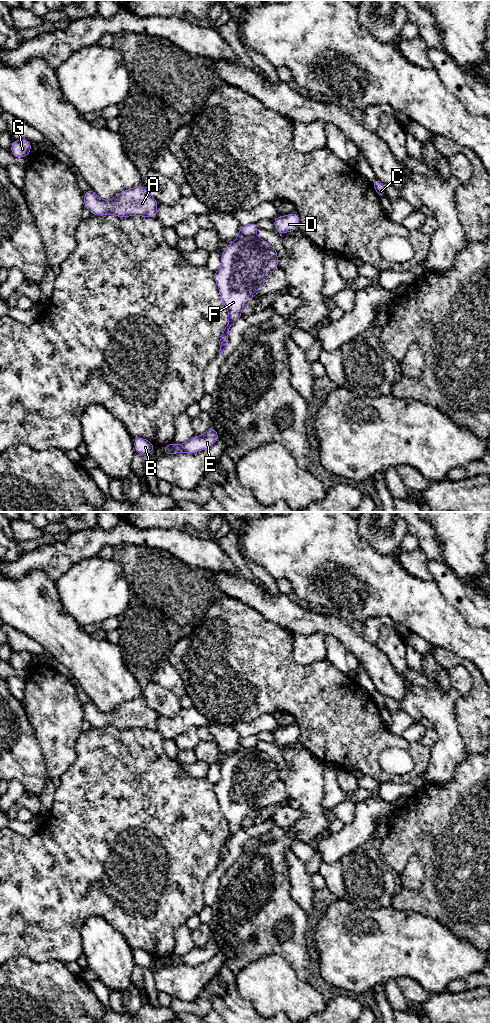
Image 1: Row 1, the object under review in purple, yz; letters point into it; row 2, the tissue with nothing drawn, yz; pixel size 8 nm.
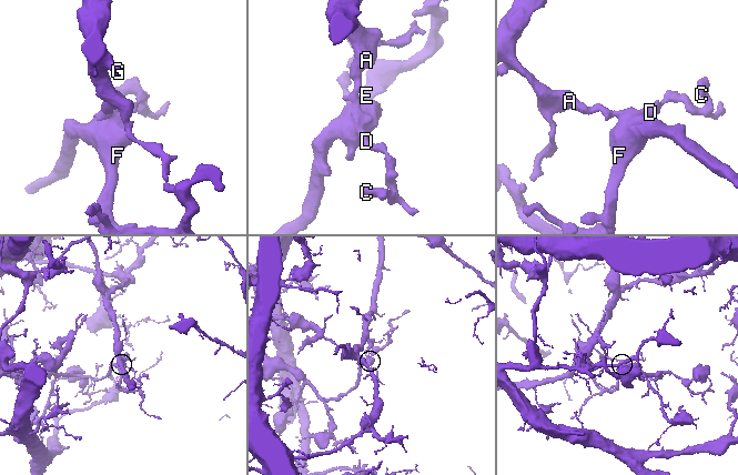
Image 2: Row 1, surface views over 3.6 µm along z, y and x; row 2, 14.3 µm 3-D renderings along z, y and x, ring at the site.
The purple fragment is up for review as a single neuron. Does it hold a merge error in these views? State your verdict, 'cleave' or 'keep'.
cleave

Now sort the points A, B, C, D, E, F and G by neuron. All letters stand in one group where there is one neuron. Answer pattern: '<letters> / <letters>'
A C D G / B E F

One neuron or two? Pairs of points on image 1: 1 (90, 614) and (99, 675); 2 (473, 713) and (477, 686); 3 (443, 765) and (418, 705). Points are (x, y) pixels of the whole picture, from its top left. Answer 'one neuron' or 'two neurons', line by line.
1: two neurons
2: one neuron
3: one neuron

